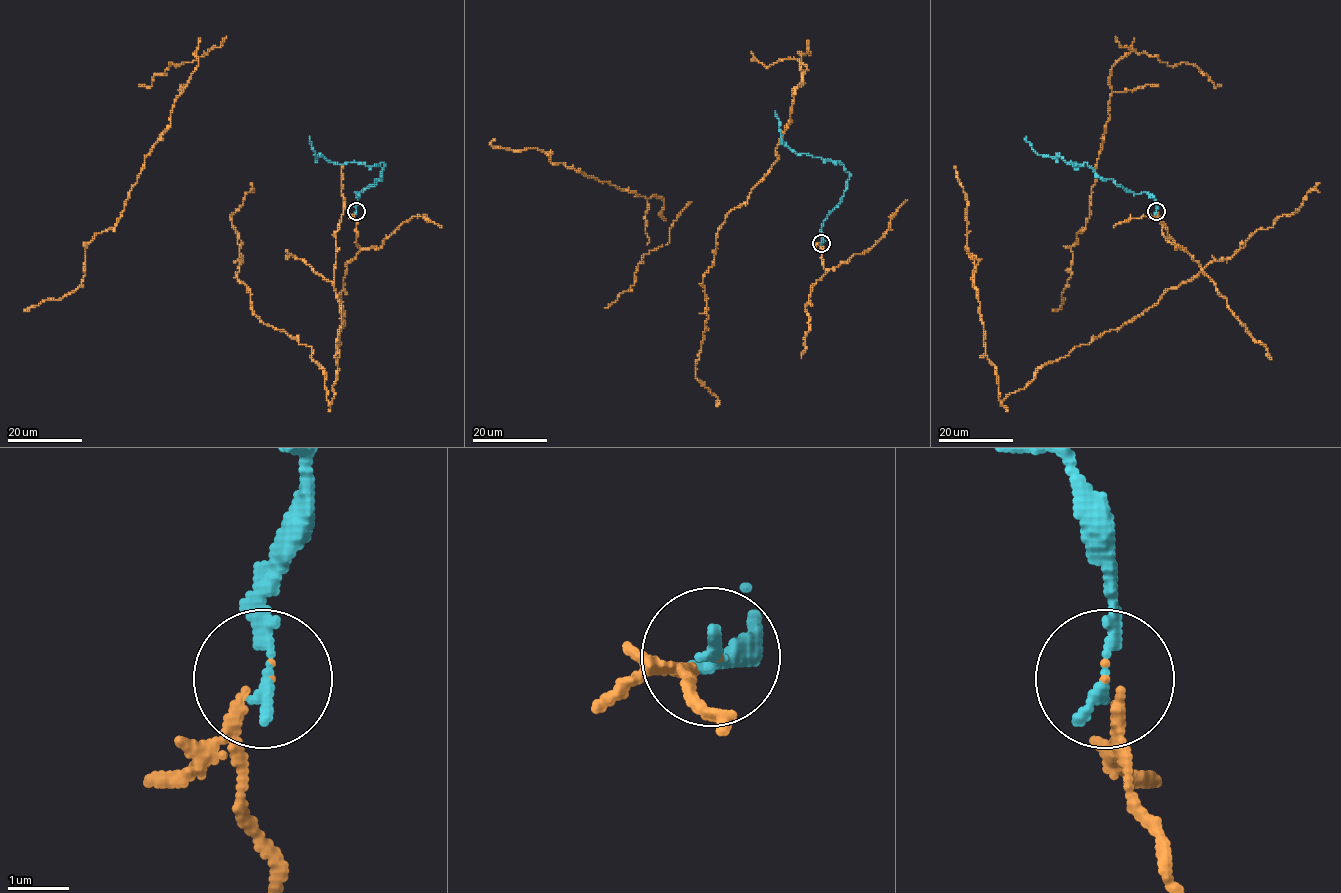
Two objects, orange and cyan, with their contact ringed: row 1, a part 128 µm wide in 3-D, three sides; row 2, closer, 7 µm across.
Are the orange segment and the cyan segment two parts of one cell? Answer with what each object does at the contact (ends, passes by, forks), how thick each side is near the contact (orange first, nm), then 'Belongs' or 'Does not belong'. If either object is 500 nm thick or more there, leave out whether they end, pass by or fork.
At the ring orange ends. At the ring cyan ends. Thickness 120 nm (orange) against 200 nm. Belongs

